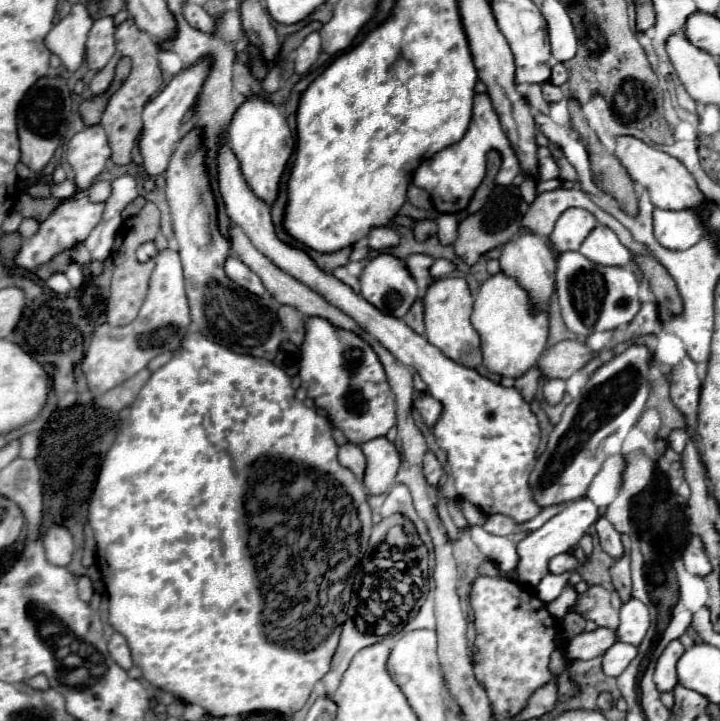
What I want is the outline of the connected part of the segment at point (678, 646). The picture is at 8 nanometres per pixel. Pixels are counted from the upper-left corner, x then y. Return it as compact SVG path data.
M672 641L664 653L660 655L656 663L656 673L654 673L654 683L656 687L666 693L672 691L678 685L678 673L676 673L676 663L684 653L684 645L680 641Z

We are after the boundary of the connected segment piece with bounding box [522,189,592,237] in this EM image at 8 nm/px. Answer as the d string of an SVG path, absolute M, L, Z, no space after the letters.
M554 189L548 193L540 193L530 205L522 225L530 227L542 237L548 237L558 217L570 207L582 207L592 211L592 201L582 189Z

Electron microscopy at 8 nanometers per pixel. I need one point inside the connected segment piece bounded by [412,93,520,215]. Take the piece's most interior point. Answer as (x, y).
(451, 176)

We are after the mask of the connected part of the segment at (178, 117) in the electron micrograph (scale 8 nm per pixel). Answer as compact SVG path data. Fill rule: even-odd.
M202 57L196 63L188 65L178 75L174 75L174 79L144 107L144 115L142 115L144 127L142 127L140 151L142 151L143 166L150 176L159 175L159 172L162 174L166 170L176 141L182 139L182 133L180 133L182 117L194 105L194 101L210 73L210 67L212 67L212 57Z

